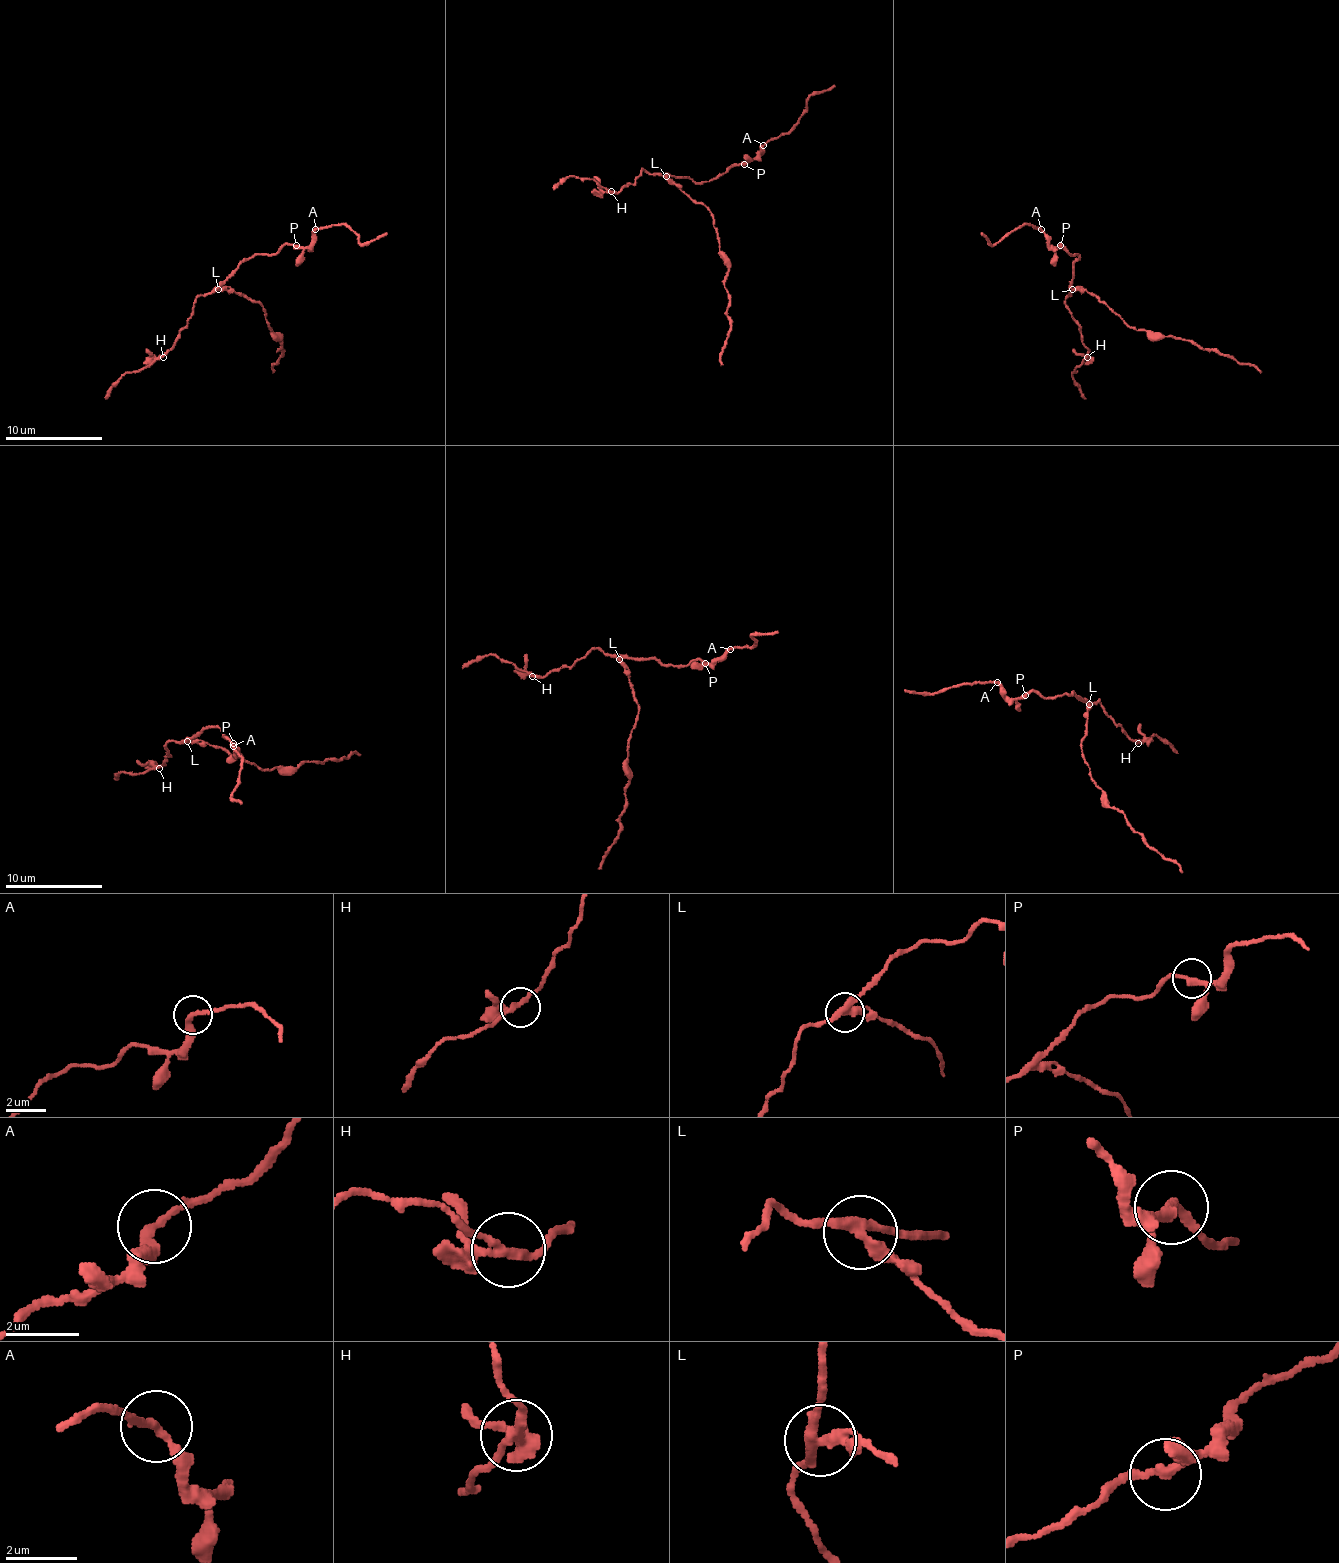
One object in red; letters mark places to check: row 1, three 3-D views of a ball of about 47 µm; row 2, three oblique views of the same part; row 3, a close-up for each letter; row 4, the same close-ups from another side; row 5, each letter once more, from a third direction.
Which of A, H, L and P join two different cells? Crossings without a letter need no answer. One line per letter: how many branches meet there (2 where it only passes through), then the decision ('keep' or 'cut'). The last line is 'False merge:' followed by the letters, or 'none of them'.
A: 2 branches meet; keep
H: 3 branches meet; keep
L: 3 branches meet; cut
P: 3 branches meet; keep
False merge: L

